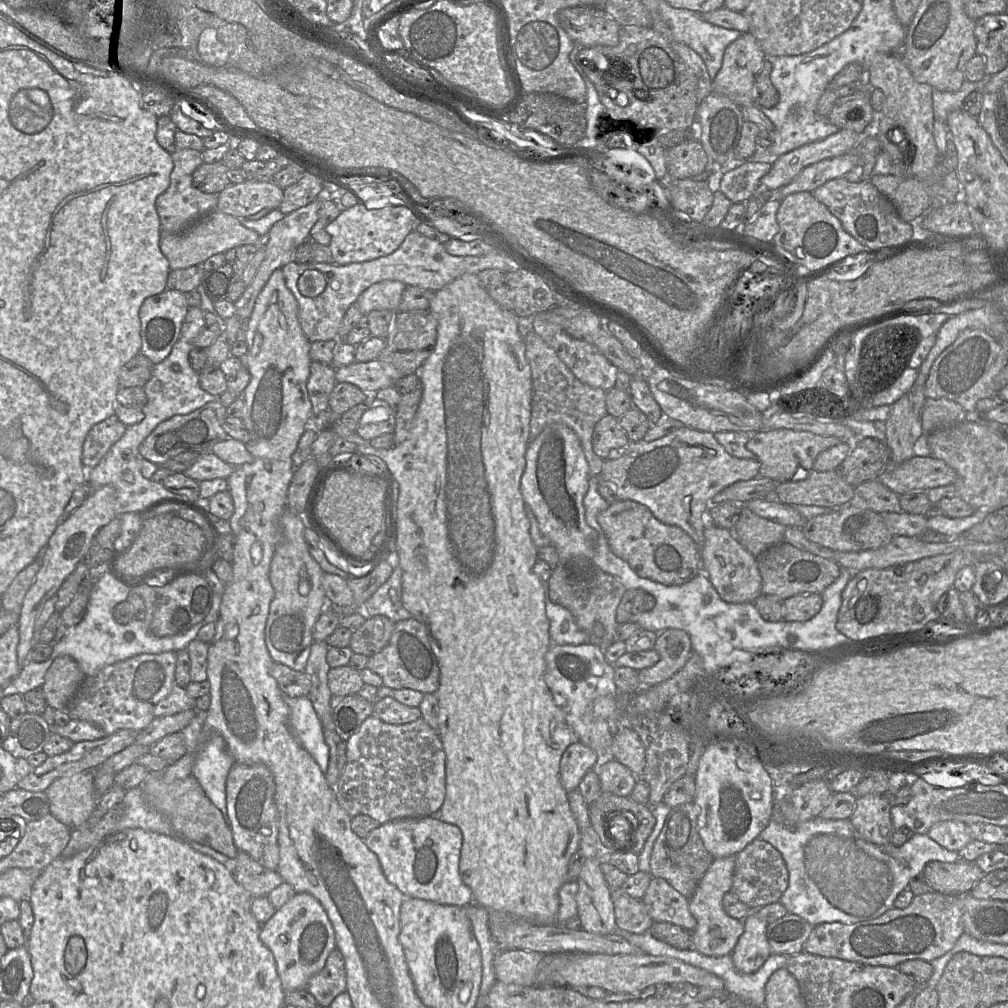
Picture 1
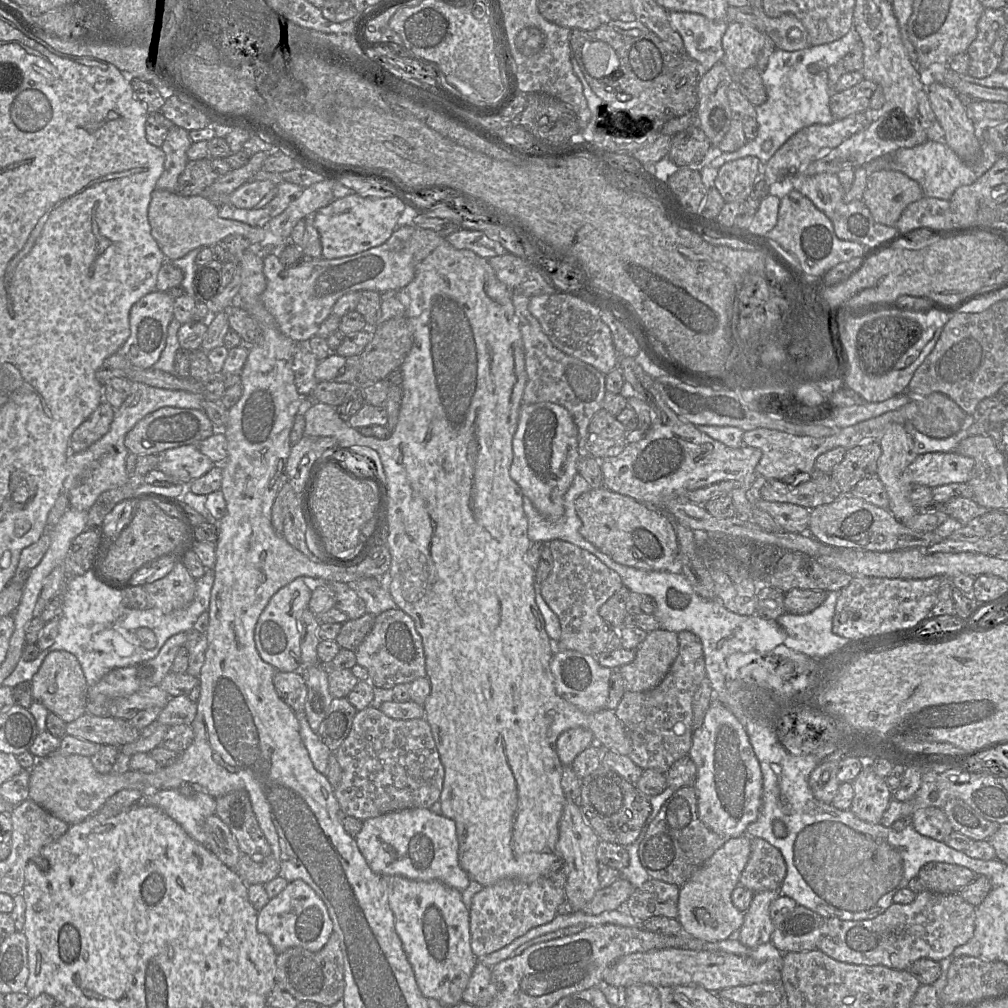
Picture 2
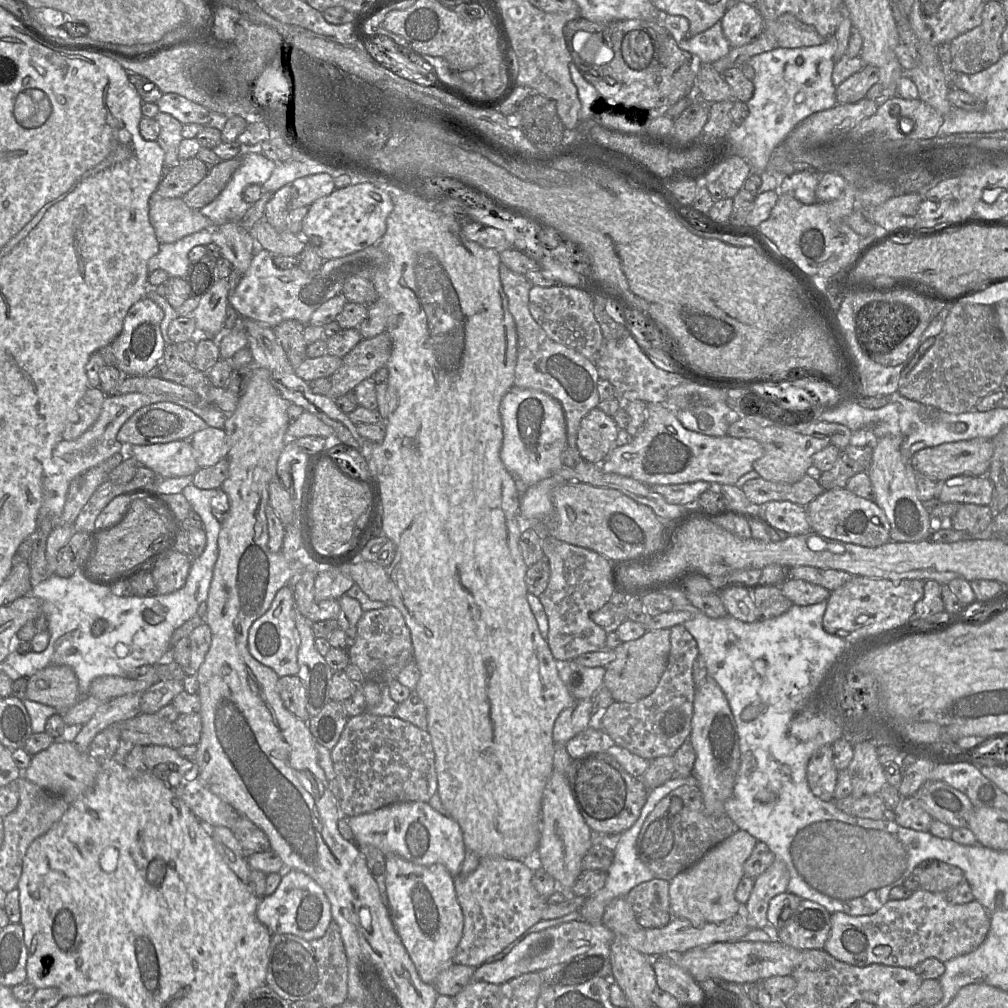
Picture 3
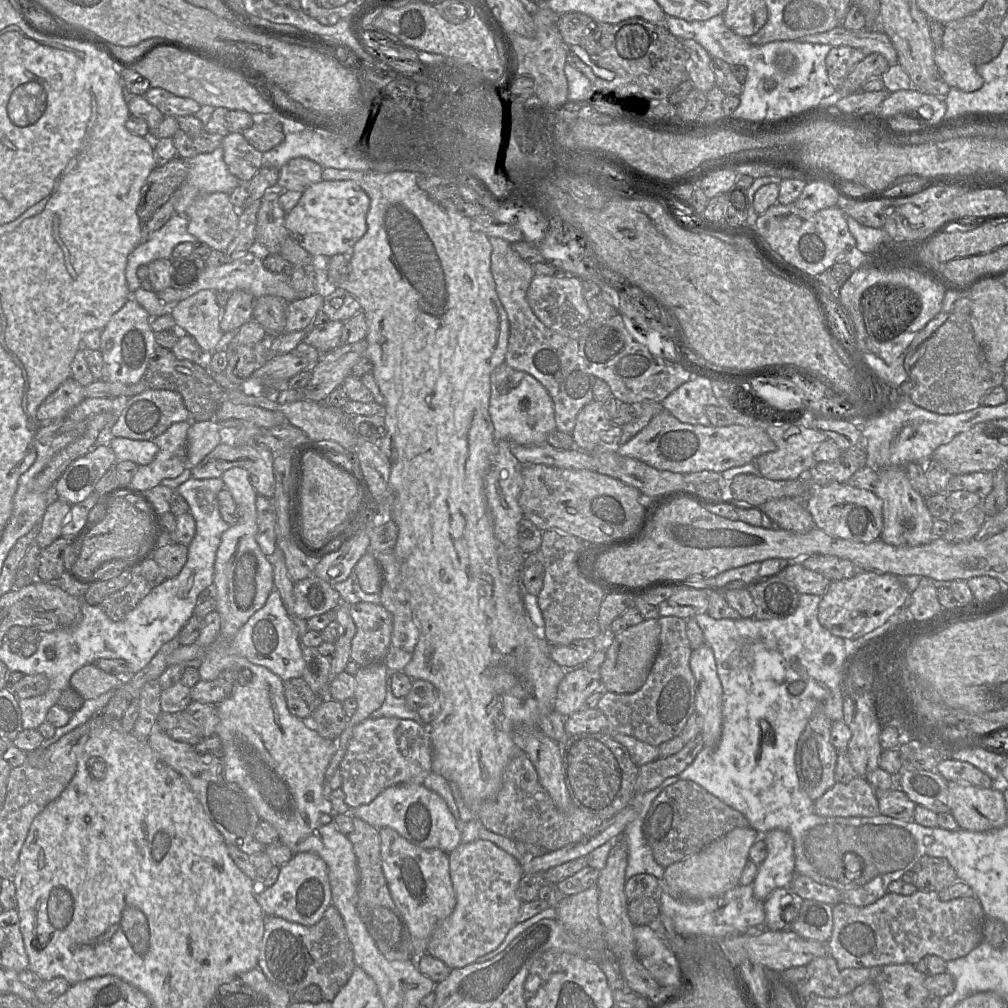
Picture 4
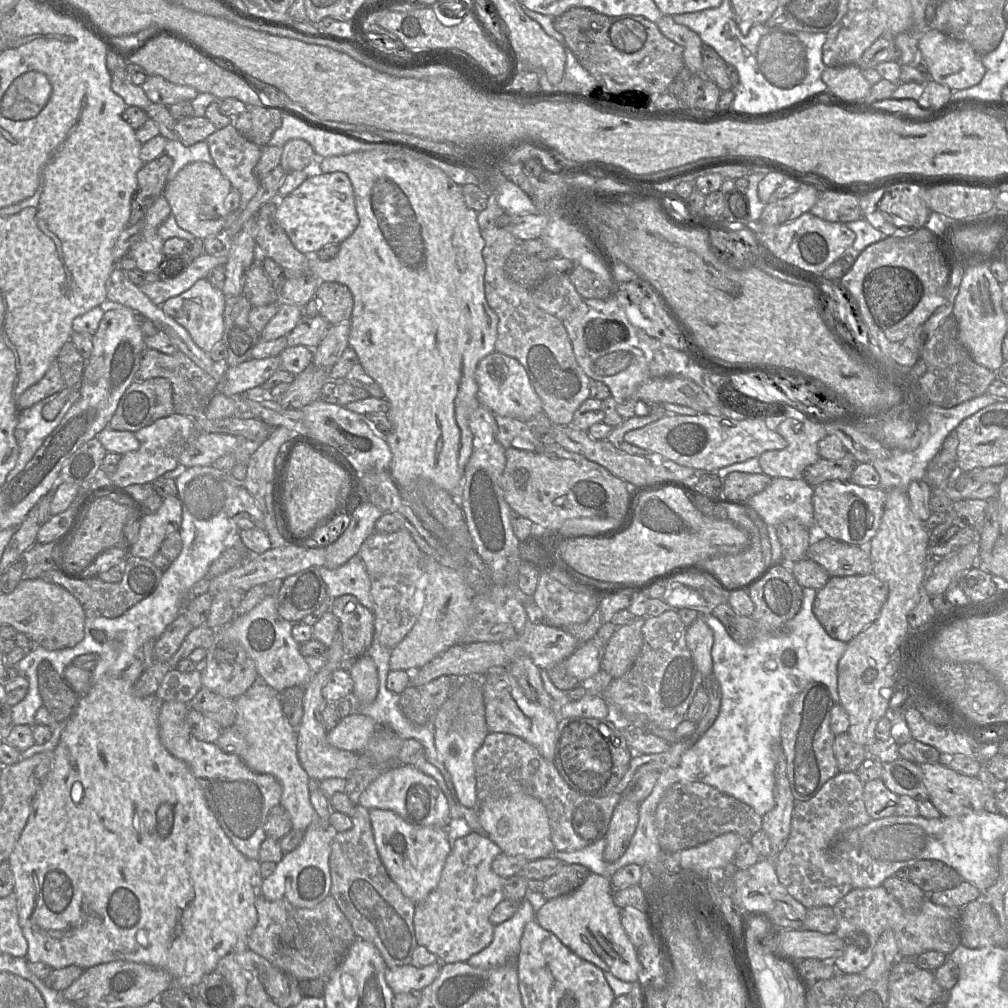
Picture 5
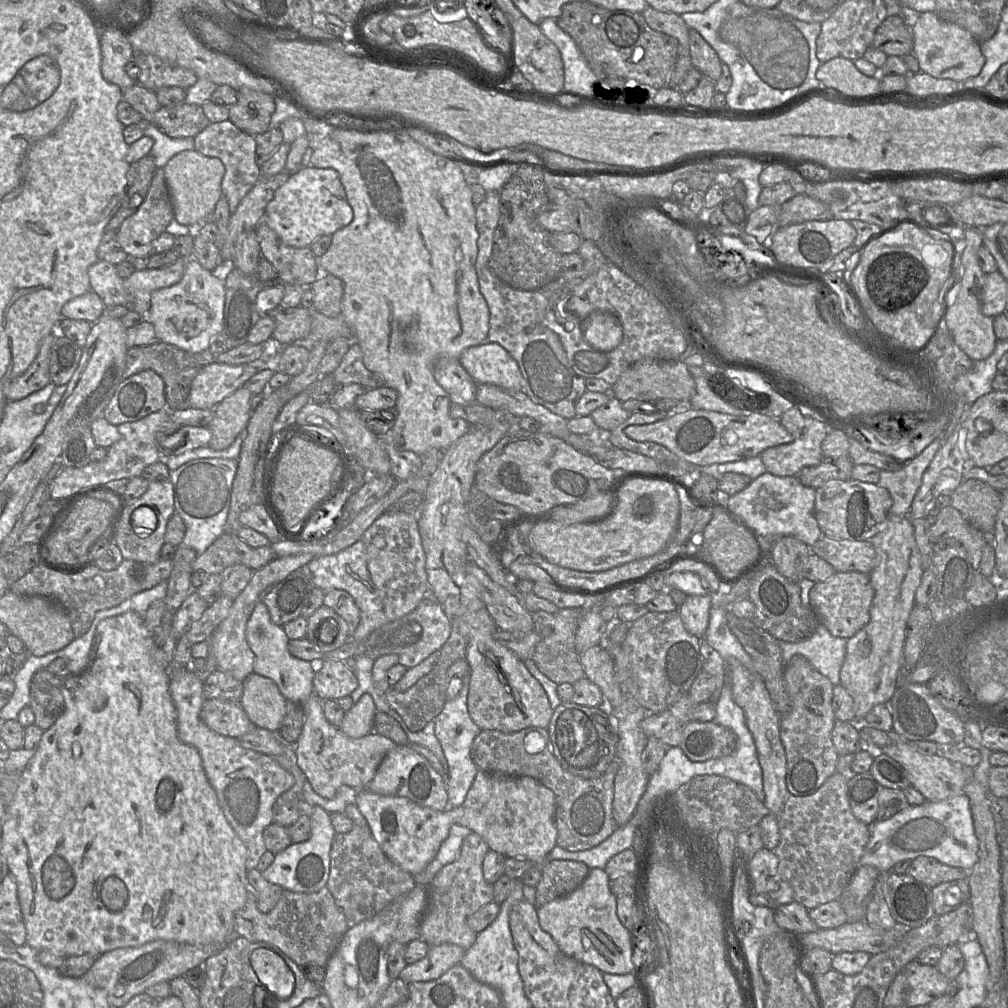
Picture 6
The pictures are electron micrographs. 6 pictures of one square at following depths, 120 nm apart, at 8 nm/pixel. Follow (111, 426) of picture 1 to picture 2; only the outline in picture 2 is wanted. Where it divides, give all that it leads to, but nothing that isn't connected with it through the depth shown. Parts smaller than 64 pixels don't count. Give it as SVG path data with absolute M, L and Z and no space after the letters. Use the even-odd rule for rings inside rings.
M107 401L101 402L97 409L82 422L70 438L71 453L79 453L101 439L111 427L115 409Z

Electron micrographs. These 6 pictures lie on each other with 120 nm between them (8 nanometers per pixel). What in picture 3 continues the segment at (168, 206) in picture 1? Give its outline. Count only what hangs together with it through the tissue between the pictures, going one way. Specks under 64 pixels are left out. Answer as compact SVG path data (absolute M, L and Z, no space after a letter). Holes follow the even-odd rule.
M159 112L155 120L160 127L157 143L161 146L165 154L166 171L179 163L178 150L180 142L183 140L183 124L164 112Z

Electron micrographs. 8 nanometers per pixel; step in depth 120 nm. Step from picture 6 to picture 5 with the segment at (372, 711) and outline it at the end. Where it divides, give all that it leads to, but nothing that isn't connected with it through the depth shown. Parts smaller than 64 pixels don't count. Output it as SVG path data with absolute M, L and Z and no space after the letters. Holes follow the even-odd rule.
M351 713L327 733L327 740L341 750L363 752L377 726L372 718L361 713Z

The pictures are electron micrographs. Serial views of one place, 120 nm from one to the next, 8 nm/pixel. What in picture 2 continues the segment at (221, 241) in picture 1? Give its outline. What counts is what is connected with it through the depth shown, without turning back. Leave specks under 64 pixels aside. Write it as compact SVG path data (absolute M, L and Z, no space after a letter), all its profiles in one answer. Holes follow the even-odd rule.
M154 188L151 192L148 222L151 234L165 261L182 258L197 248L212 247L230 235L239 235L248 239L252 247L259 246L265 239L263 226L250 226L239 221L221 218L218 207L204 195L181 196L176 192L163 189Z

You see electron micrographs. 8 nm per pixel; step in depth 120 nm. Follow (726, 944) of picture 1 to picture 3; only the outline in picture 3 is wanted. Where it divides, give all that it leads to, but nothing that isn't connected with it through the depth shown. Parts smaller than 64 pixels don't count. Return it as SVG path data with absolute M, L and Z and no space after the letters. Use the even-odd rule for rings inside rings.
M739 829L736 833L708 851L698 862L677 874L669 881L670 913L672 917L684 918L694 925L724 921L742 911L742 905L736 900L735 893L744 876L744 863L757 844L757 839L748 832Z

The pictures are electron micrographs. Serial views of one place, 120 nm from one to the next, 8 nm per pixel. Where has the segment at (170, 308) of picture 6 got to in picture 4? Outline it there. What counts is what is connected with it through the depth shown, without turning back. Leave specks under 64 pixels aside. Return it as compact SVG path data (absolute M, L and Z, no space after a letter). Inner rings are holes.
M203 289L176 304L171 313L177 327L195 338L205 354L212 354L223 344L220 326L222 309L215 291Z

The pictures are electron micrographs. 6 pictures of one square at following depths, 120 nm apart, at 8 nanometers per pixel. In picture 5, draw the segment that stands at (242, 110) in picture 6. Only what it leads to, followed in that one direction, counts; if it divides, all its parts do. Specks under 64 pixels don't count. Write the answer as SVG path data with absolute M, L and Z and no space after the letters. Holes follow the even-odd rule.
M246 105L246 110L234 118L233 125L248 140L260 147L270 141L282 124L280 111L268 107Z

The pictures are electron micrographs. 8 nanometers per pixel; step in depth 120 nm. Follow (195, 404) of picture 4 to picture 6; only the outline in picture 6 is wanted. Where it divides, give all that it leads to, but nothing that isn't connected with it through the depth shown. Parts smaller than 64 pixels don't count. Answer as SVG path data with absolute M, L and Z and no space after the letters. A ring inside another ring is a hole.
M159 342L152 345L128 348L123 379L144 370L154 371L165 383L166 408L170 411L182 410L188 408L188 398L192 382L202 367L192 354L168 343Z

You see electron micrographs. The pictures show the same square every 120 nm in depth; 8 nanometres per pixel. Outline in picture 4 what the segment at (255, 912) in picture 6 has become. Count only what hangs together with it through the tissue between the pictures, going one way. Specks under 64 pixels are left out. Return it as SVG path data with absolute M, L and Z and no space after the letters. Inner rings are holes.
M330 905L321 920L312 926L265 915L258 966L270 981L292 995L309 985L317 985L324 1000L332 1002L356 967L353 946L339 910Z

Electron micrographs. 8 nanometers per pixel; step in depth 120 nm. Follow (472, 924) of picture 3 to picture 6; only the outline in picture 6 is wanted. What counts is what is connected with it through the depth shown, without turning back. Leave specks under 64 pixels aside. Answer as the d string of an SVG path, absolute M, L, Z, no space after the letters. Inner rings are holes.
M478 834L465 837L459 858L445 865L429 885L429 898L420 927L420 938L429 946L444 943L456 944L465 950L474 944L477 933L467 924L467 918L482 906L493 901L493 884L485 881L482 864L490 850L487 842Z

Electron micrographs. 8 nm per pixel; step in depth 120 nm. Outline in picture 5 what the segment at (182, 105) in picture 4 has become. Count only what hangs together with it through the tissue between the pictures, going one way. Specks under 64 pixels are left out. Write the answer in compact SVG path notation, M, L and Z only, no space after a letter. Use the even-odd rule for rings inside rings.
M148 75L141 87L152 103L167 107L180 101L192 101L199 93L195 88L173 84L158 75Z

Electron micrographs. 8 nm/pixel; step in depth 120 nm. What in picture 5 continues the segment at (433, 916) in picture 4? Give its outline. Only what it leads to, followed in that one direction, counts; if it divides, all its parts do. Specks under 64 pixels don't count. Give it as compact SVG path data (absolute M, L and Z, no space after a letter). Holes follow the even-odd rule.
M371 809L369 817L378 854L389 876L415 904L424 901L438 885L451 852L447 827L417 826L390 810Z

